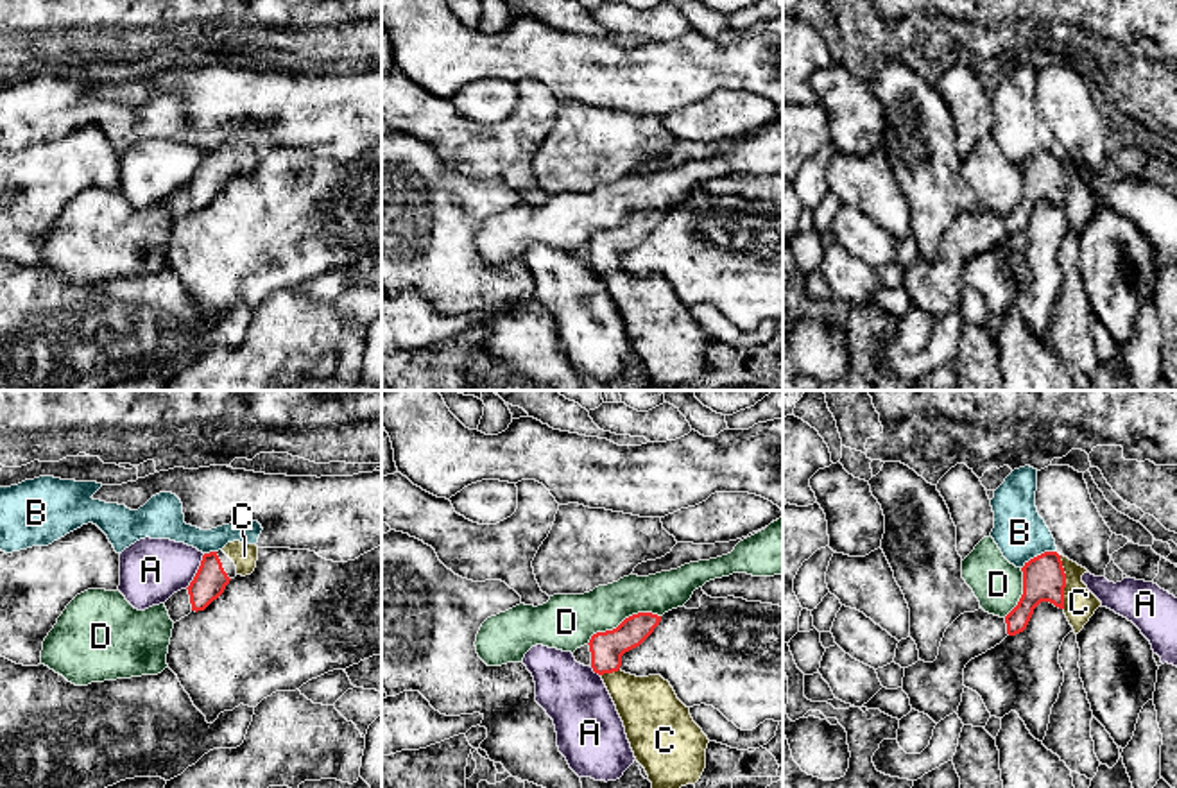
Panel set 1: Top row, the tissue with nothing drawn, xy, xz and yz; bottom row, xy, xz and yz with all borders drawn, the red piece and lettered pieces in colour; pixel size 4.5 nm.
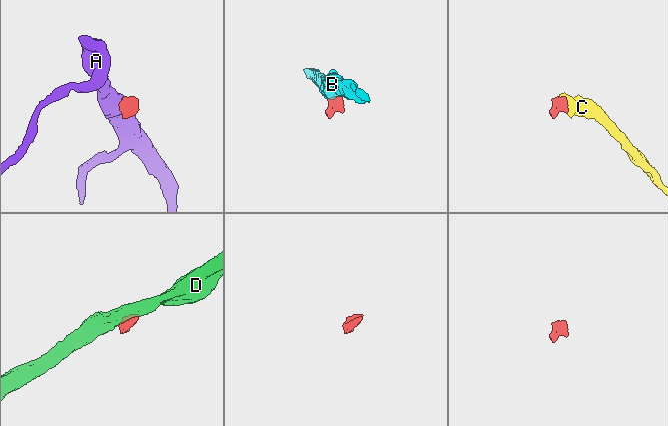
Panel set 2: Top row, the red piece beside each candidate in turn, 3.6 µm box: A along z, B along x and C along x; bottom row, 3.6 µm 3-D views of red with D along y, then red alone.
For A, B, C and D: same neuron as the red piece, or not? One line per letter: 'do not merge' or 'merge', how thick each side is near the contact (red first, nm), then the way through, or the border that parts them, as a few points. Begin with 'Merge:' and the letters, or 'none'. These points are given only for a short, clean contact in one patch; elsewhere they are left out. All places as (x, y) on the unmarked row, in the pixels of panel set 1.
Merge: C
A: do not merge; 150 nm thick on the red side, 280 nm on the other; border along xy (205, 153), (194, 178), (185, 187)
B: do not merge; 190 nm thick on the red side, 240 nm on the other; border along yz (1056, 149), (1034, 154), (1022, 167)
C: merge; 190 nm thick on the red side, 140 nm on the other; runs through yz (1043, 176), (1065, 179), (1079, 201)
D: do not merge; 150 nm thick on the red side, 240 nm on the other; border along xz (660, 214), (633, 212), (615, 226), (597, 230), (586, 242)

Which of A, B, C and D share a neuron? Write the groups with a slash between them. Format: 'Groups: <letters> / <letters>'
Groups: A / B / C / D

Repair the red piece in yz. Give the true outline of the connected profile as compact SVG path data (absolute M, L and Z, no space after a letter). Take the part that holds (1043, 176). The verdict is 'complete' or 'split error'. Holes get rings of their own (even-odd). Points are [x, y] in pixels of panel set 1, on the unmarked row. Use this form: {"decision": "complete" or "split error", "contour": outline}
{"decision": "split error", "contour": "M1044 150L1021 167L1023 193L1005 215L982 206L960 213L944 231L933 261L917 260L905 267L903 290L912 308L928 313L935 322L958 310L964 292L966 263L1000 244L1007 235L1023 231L1041 201L1062 208L1078 233L1102 201L1082 181L1086 167L1057 150Z"}

